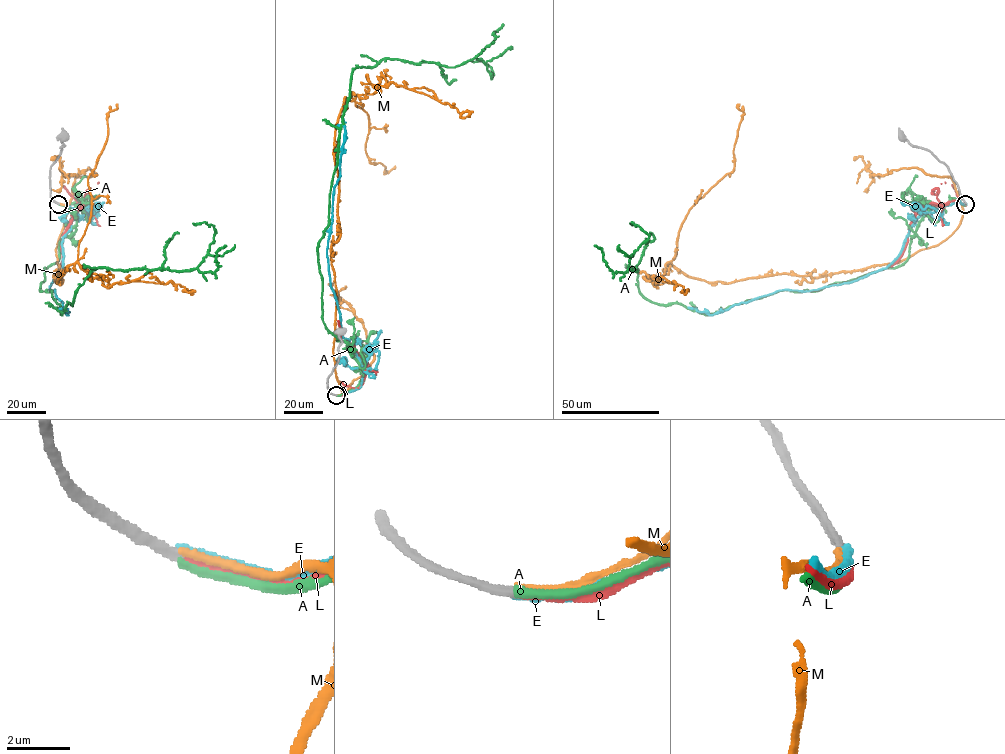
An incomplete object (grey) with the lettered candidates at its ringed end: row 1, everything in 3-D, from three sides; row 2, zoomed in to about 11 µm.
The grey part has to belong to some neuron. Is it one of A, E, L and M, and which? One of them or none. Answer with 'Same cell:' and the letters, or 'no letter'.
Same cell: A

